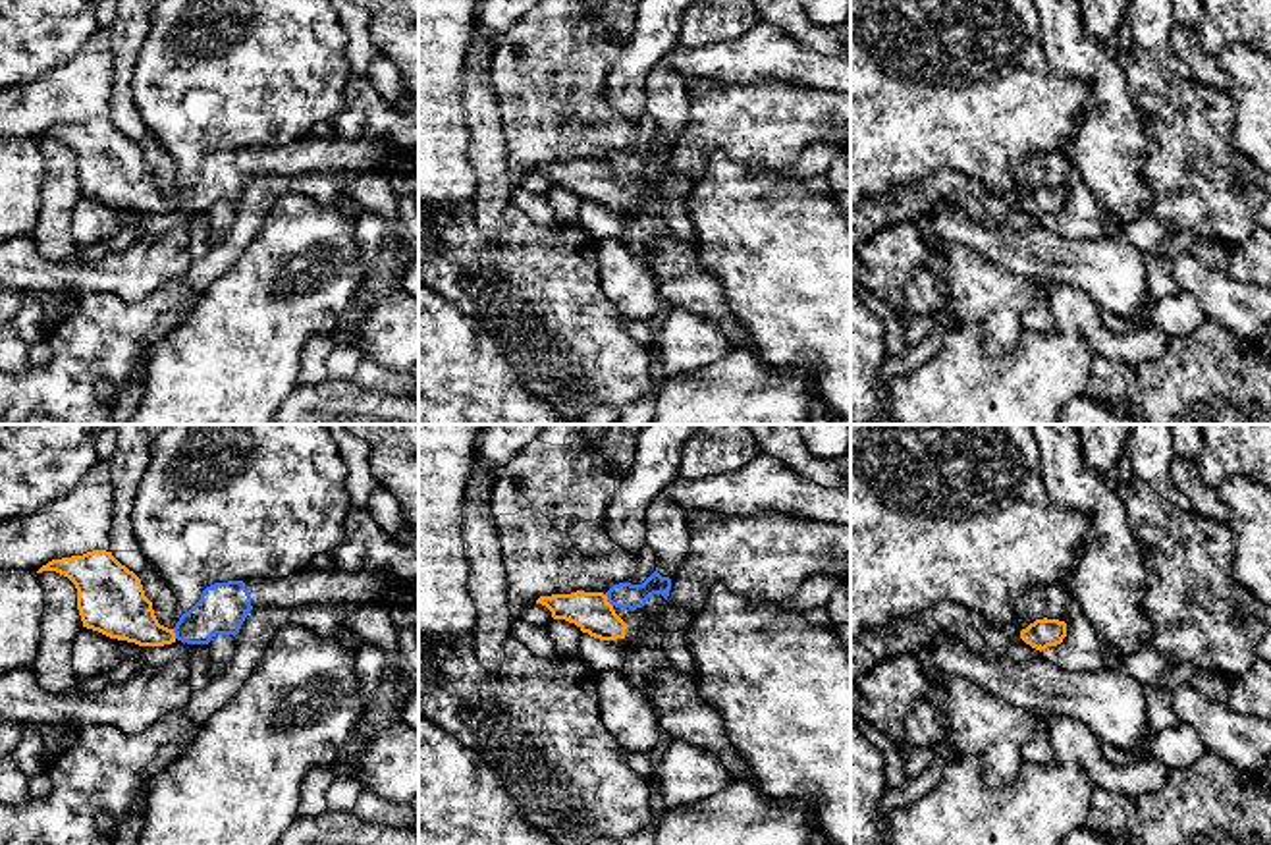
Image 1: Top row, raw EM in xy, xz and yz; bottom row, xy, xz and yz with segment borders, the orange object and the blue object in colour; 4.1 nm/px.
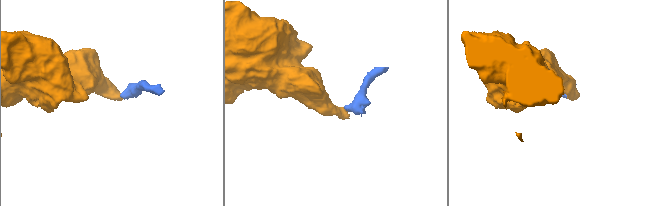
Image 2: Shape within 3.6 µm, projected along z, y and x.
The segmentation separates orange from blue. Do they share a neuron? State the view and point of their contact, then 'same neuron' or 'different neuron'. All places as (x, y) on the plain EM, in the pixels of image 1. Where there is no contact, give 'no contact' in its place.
meets orange in xz at (606, 168); same neuron

